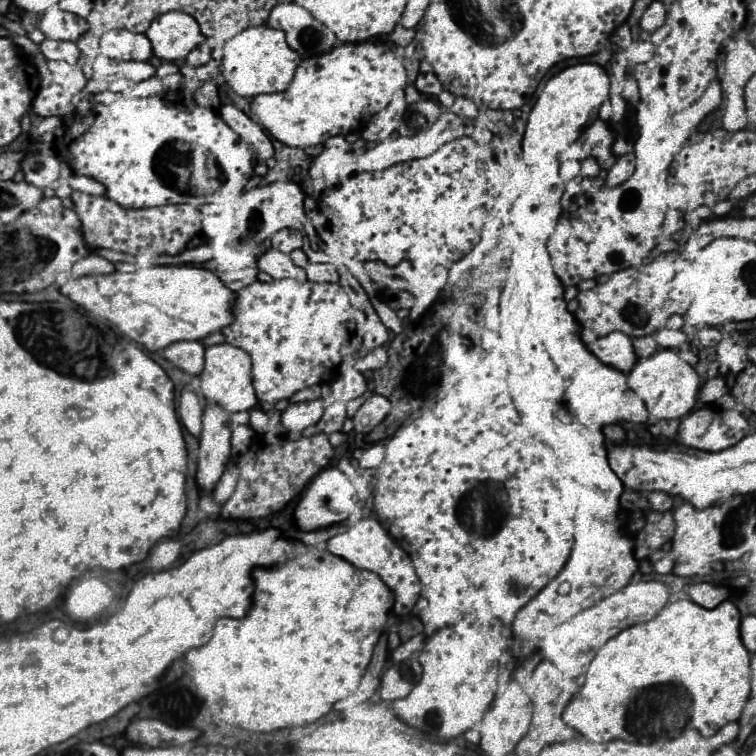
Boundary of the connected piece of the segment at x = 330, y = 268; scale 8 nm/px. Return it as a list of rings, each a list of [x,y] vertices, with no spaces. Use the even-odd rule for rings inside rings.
[[[310,263],[306,273],[308,281],[338,281],[338,271],[332,263]]]

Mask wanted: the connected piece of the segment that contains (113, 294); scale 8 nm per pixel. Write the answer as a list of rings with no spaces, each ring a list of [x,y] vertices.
[[[154,265],[134,273],[114,271],[110,275],[72,277],[60,287],[60,293],[86,311],[108,319],[120,333],[148,351],[164,349],[182,339],[200,341],[224,329],[234,319],[232,305],[236,301],[236,293],[214,271],[194,265]]]

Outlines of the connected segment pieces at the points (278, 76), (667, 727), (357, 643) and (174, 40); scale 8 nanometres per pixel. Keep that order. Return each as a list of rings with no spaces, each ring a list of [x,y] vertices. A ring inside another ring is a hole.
[[[258,25],[258,27],[248,27],[242,33],[238,33],[234,39],[226,41],[222,73],[226,83],[234,89],[236,95],[256,97],[262,93],[278,93],[288,89],[298,63],[300,63],[300,55],[288,47],[284,33],[280,29]]]
[[[690,599],[668,601],[654,619],[620,631],[602,647],[574,657],[558,653],[551,662],[580,687],[562,713],[564,723],[594,743],[608,743],[612,739],[638,743],[668,741],[686,727],[710,737],[726,723],[738,721],[751,693],[750,653],[740,639],[740,611],[732,601],[722,601],[714,609],[704,609]]]
[[[316,545],[316,547],[306,547],[302,553],[296,553],[292,559],[288,559],[284,565],[280,567],[268,567],[268,569],[254,569],[252,573],[254,577],[254,597],[252,597],[252,607],[250,613],[242,619],[220,619],[214,627],[214,635],[212,639],[196,649],[190,649],[186,653],[186,663],[188,663],[188,673],[190,679],[194,681],[198,693],[204,697],[204,701],[208,703],[210,711],[222,719],[228,725],[236,725],[242,727],[246,731],[258,731],[258,733],[272,733],[278,729],[286,729],[286,727],[300,727],[300,725],[310,725],[314,721],[318,721],[320,717],[328,715],[328,711],[332,709],[332,705],[340,699],[344,699],[350,691],[354,691],[358,687],[358,681],[362,679],[370,659],[372,659],[372,649],[378,643],[380,635],[384,631],[388,631],[390,627],[394,627],[398,623],[398,617],[392,613],[394,607],[394,595],[392,591],[386,587],[386,583],[372,571],[364,571],[354,567],[352,563],[348,563],[346,559],[340,559],[332,553],[326,551],[324,545]]]
[[[170,11],[156,17],[146,37],[152,43],[154,55],[164,61],[184,59],[194,47],[206,41],[196,19],[182,11]]]

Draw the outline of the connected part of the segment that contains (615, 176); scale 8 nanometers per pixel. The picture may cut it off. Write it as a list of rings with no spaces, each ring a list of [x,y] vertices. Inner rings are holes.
[[[634,153],[618,157],[614,167],[610,169],[610,175],[606,177],[606,187],[616,187],[616,185],[624,183],[624,179],[628,179],[632,175],[632,171],[634,171]]]

